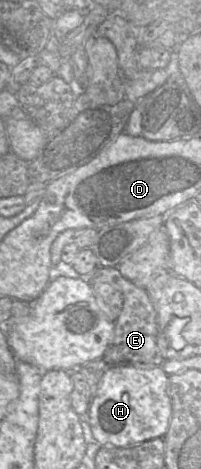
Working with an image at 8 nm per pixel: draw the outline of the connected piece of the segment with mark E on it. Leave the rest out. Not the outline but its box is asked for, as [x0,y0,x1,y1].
[81,267,165,367]

